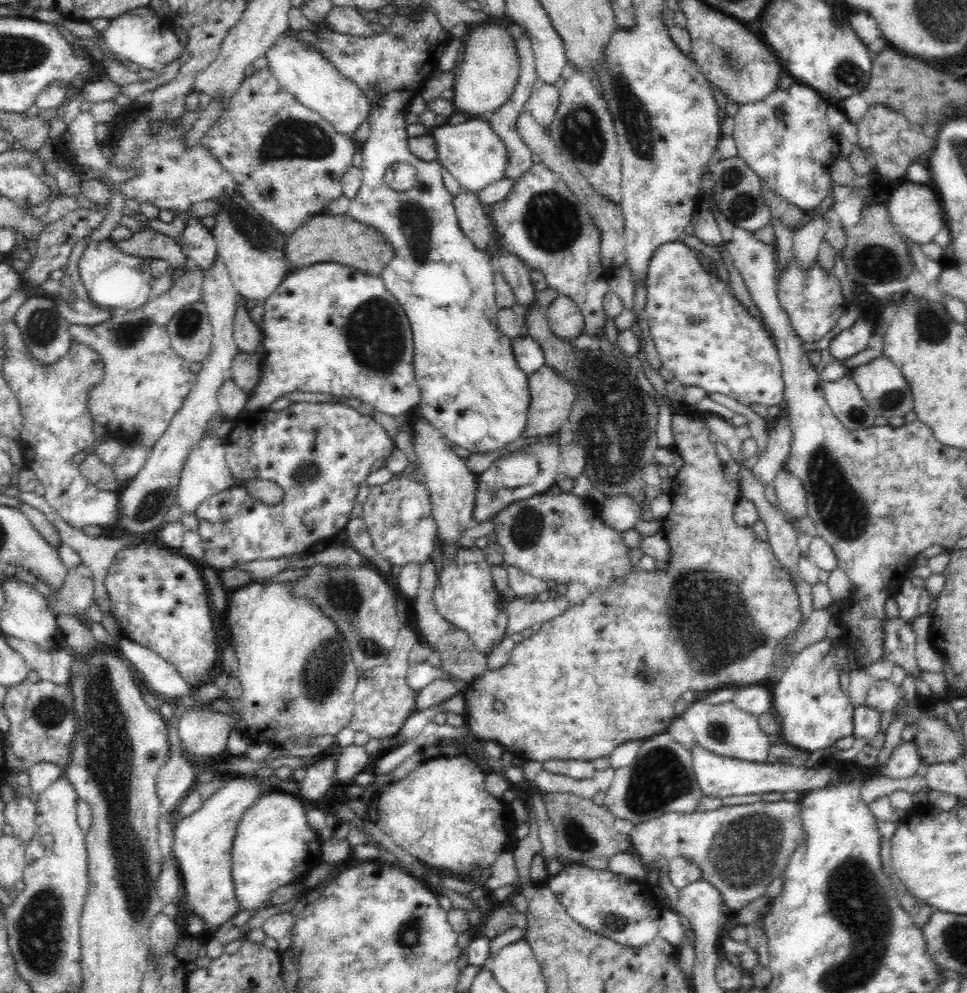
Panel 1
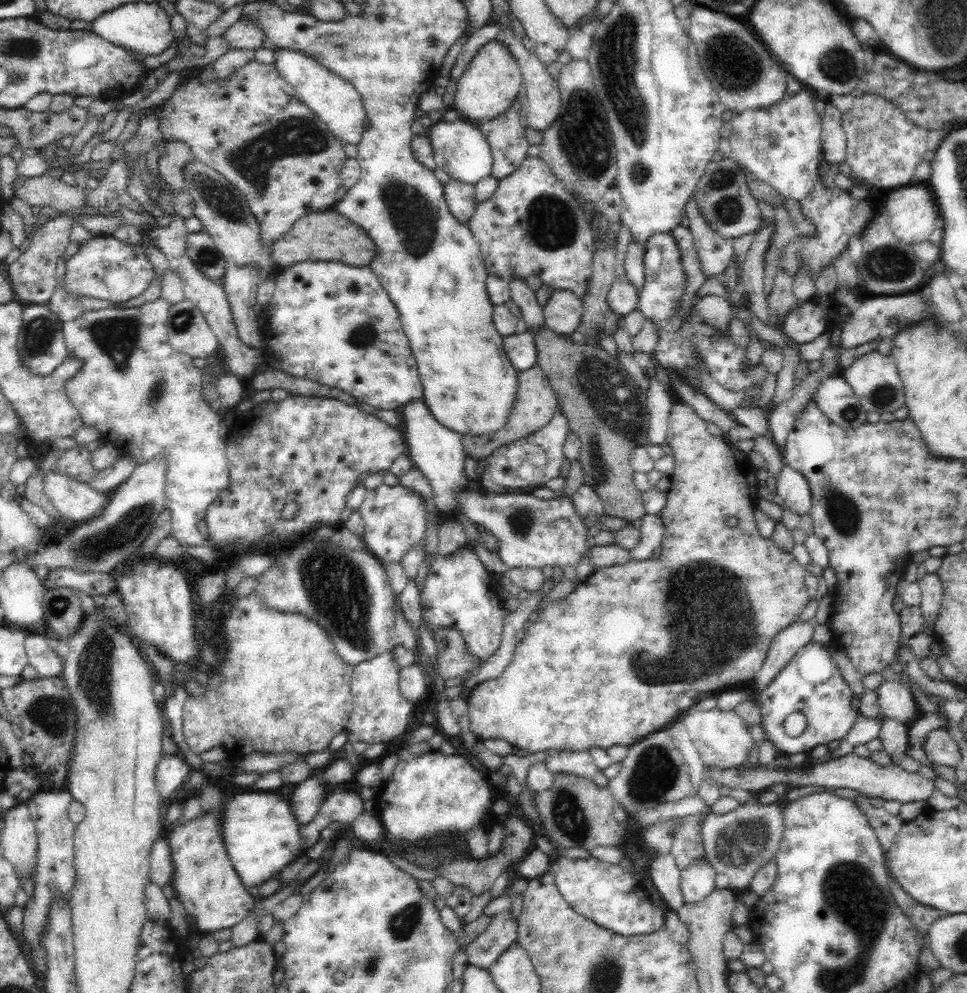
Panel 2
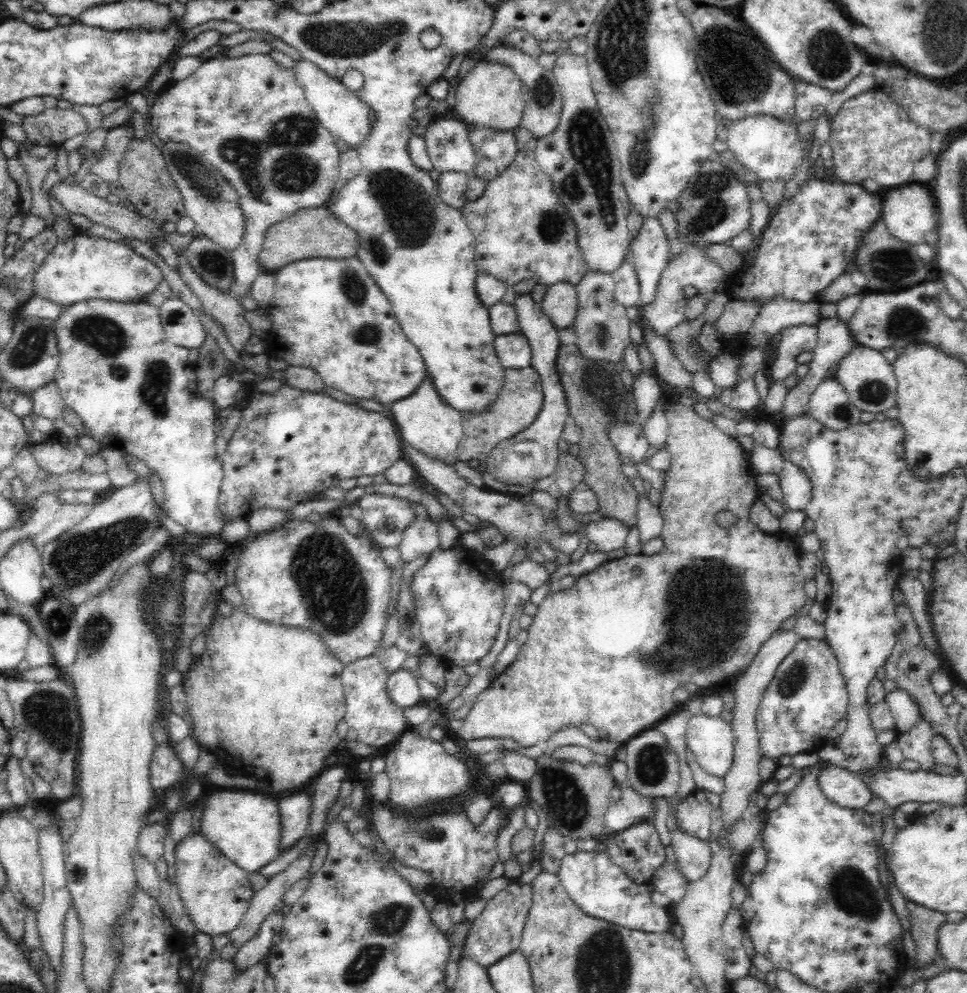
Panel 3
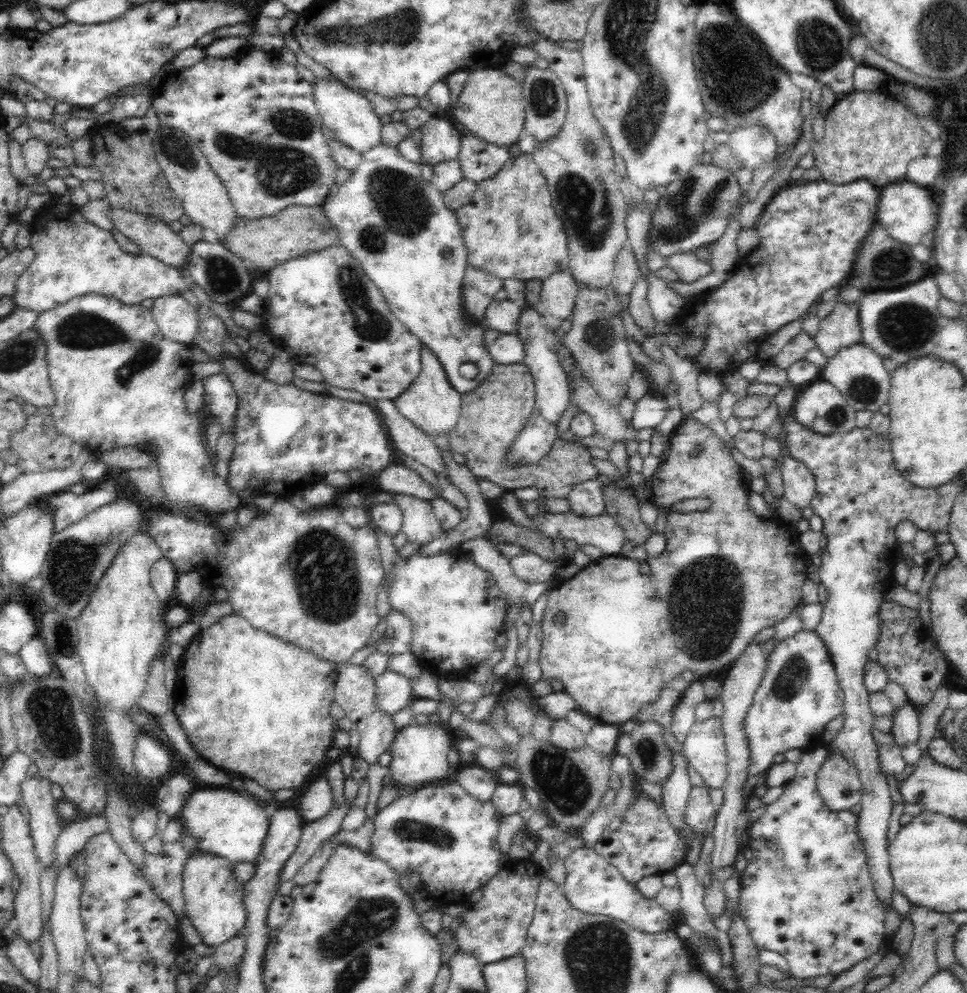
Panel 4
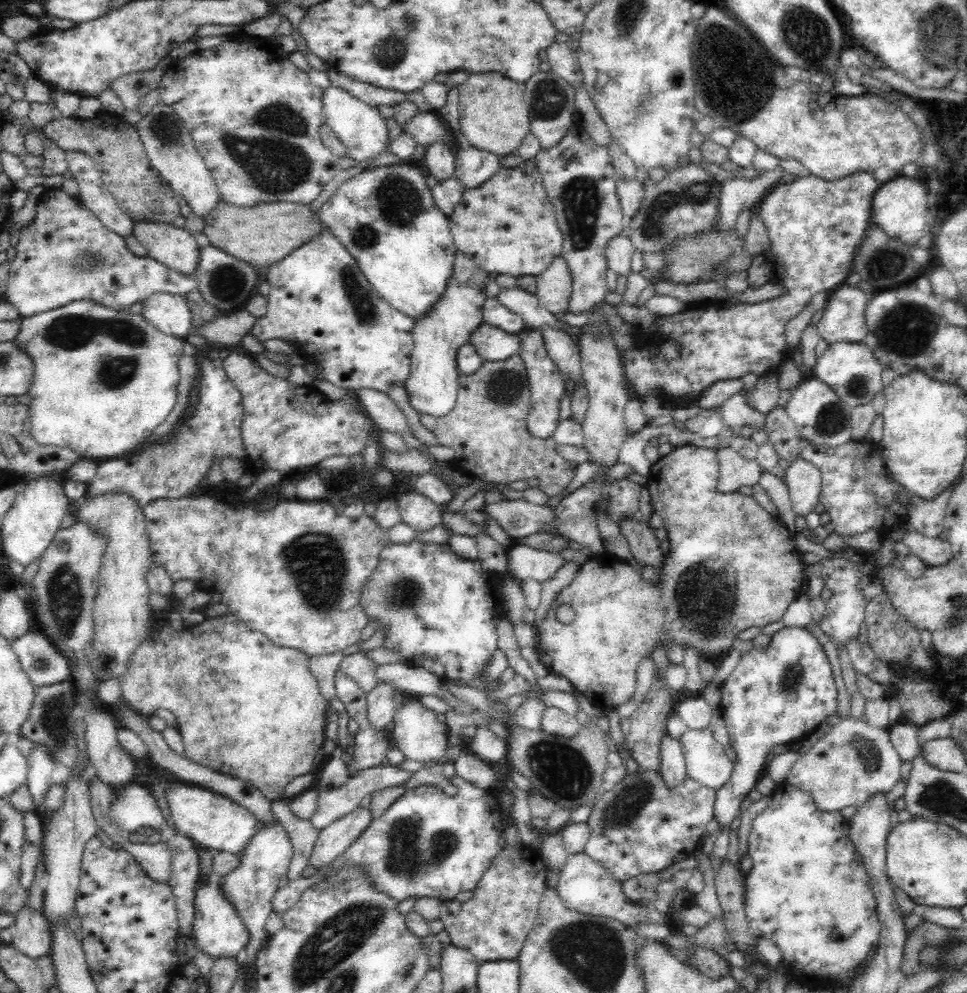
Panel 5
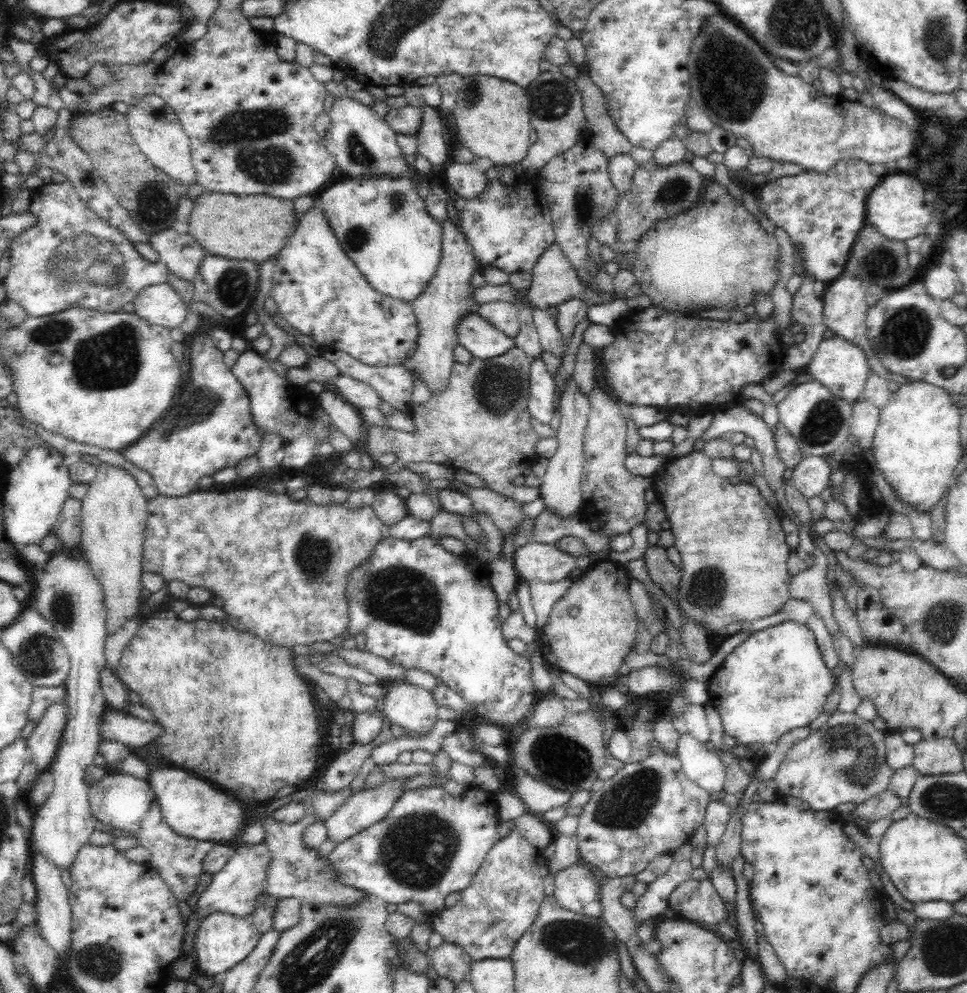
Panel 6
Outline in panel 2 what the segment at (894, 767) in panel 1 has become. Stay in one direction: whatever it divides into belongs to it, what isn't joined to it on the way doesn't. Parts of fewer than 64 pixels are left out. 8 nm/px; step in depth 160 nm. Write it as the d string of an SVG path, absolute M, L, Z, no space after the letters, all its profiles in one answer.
M884 717L879 739L883 742L891 766L898 767L899 762L908 757L908 738L908 724Z

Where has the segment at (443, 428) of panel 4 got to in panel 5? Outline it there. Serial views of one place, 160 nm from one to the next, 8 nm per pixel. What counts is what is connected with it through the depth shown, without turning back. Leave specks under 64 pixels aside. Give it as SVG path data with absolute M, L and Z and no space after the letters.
M458 251L453 275L445 294L422 320L415 322L411 371L404 387L408 403L418 416L429 414L437 419L453 410L457 401L460 377L456 368L456 352L483 323L483 304L487 299L485 286L490 278L493 278L490 273L482 270L472 259Z

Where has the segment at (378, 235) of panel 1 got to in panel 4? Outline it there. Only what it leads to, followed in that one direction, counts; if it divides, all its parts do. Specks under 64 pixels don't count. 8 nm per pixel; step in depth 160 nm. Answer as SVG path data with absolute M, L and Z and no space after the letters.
M290 205L277 215L248 221L238 217L235 228L226 238L230 252L248 258L254 268L270 270L278 263L341 244L338 233L325 215L323 205Z

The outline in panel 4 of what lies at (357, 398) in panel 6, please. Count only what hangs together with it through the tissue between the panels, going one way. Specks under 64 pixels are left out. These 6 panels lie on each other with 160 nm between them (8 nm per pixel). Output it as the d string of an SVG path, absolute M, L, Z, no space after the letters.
M376 400L376 412L383 420L383 426L392 440L393 446L400 454L423 464L438 477L451 480L446 465L441 457L441 451L428 435L422 433L414 423L402 417L396 409L393 400Z

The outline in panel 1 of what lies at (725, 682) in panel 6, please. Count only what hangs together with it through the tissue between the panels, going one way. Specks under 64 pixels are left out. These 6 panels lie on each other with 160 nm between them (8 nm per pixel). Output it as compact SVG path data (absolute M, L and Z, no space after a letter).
M828 637L803 648L784 676L770 684L775 717L780 722L782 741L809 753L824 750L844 736L852 735L853 710L839 681L834 663L834 646Z

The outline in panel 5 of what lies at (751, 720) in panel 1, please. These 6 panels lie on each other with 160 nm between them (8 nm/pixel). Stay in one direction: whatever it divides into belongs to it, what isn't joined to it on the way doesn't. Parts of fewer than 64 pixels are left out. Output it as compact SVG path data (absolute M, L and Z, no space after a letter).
M710 727L688 729L680 738L689 779L702 786L722 788L733 771L733 762L725 753L725 746L714 738Z

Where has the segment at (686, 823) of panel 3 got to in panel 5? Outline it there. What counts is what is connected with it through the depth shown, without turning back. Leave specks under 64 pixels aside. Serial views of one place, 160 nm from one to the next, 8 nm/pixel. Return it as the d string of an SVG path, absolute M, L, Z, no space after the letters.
M639 769L635 774L628 773L614 786L606 786L599 798L594 800L594 810L592 810L592 814L587 820L590 829L590 838L585 844L583 851L592 858L592 860L602 863L602 866L607 868L614 875L614 878L620 881L625 881L626 879L641 875L642 873L658 873L665 868L668 868L671 864L690 858L690 856L693 856L694 852L699 848L702 843L702 835L706 833L706 824L714 818L715 791L715 788L702 786L699 782L690 779L686 780L686 782L681 785L670 789L666 787L666 783L664 783L664 779L660 776L659 771Z

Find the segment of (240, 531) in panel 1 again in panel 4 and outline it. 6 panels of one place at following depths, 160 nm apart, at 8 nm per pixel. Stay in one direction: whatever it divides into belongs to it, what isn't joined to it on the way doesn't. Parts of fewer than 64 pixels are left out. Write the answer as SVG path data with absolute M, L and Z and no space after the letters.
M224 356L220 360L224 369L224 374L230 379L234 390L238 395L238 408L235 414L235 448L228 462L229 474L226 478L226 485L232 493L239 493L241 490L249 490L257 495L272 494L276 500L290 498L296 493L300 493L307 485L314 482L314 478L323 479L328 472L350 472L352 470L361 470L362 468L372 470L372 472L380 472L386 468L390 462L394 462L396 458L396 449L392 440L389 438L387 430L383 426L381 416L366 403L358 403L333 397L331 394L312 393L310 391L297 388L291 382L285 384L276 384L265 380L260 372L253 370L246 362L234 358L232 356Z

